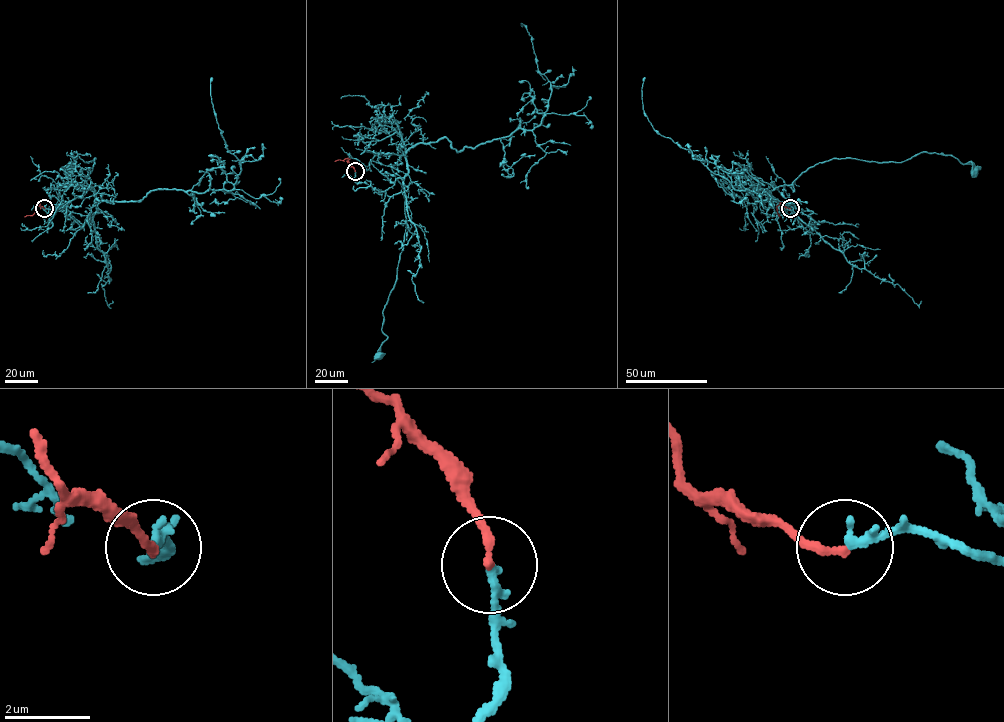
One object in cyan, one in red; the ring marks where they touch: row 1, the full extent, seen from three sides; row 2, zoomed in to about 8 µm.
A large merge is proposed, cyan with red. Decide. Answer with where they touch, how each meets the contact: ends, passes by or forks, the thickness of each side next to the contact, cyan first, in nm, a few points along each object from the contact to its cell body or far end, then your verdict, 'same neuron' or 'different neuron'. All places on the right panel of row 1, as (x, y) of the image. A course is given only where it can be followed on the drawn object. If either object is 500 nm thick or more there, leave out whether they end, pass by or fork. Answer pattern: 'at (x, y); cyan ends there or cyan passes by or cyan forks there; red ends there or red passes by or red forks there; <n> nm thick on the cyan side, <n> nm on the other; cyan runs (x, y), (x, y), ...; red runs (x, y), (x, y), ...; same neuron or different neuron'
at (790, 208); cyan ends there; red ends there; 240 nm thick on the cyan side, 200 nm on the other; cyan runs (790, 208), (811, 210), (815, 223), (770, 192), (833, 158), (901, 162), (927, 152), (973, 171); red runs (790, 208), (781, 203), (777, 206), (779, 217); same neuron

